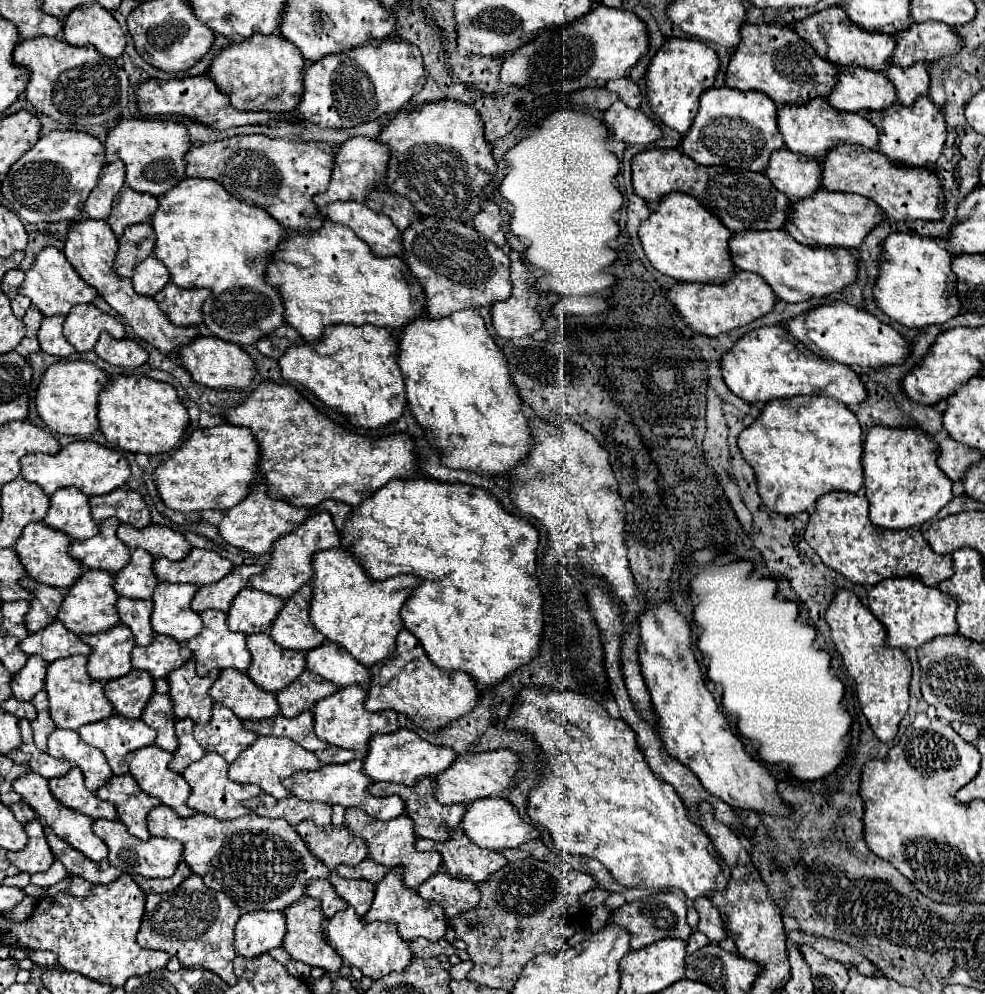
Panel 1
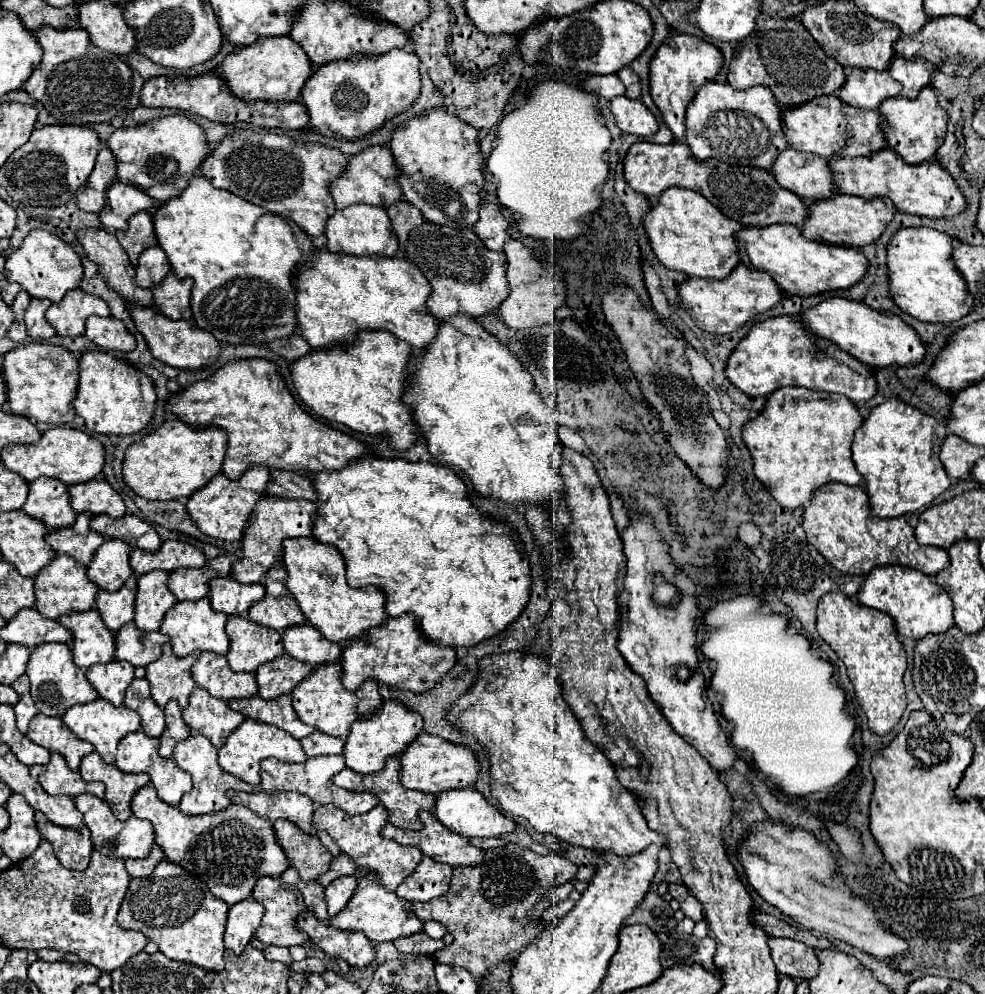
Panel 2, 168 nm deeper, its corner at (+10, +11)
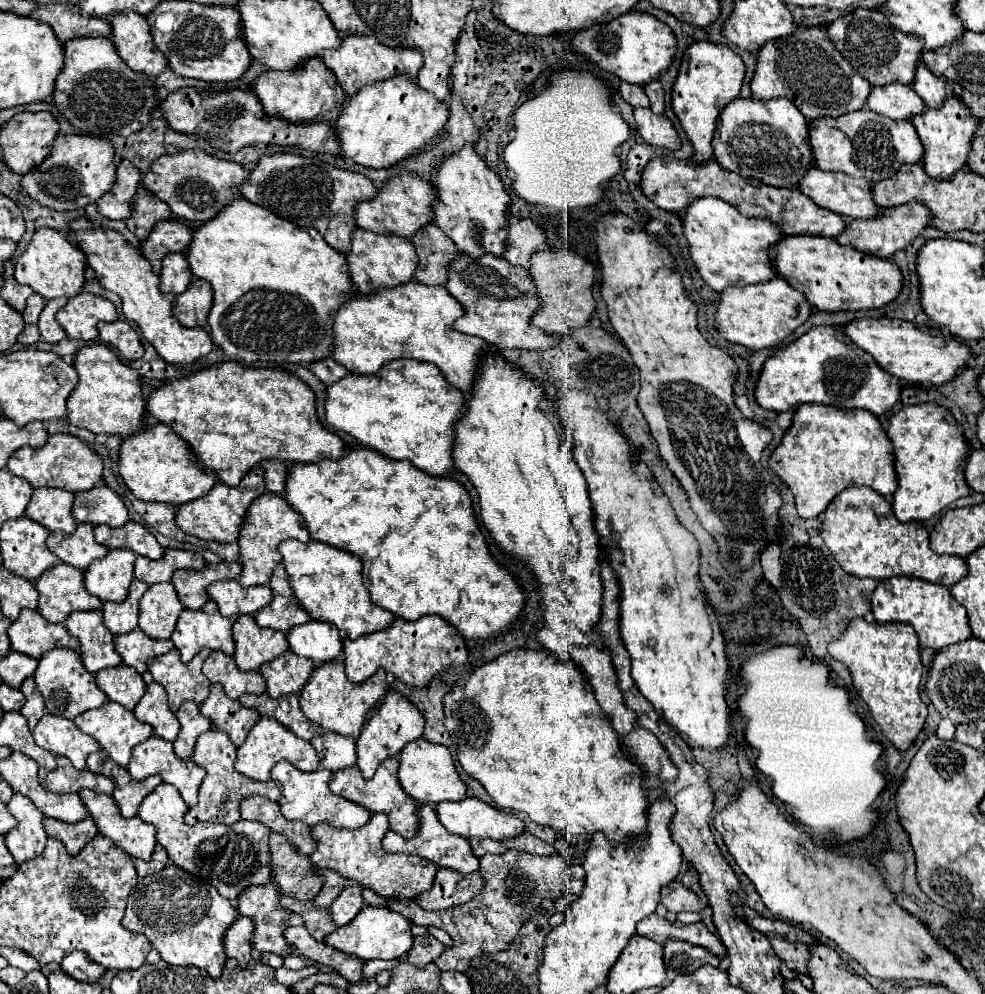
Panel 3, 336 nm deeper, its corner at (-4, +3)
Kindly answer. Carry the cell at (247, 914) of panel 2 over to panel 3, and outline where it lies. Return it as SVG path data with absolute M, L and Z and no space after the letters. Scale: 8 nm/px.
M238 916L238 920L234 920L234 926L230 926L226 930L226 936L222 938L226 956L236 958L240 968L246 968L246 964L250 960L252 932L254 932L254 922L246 916Z

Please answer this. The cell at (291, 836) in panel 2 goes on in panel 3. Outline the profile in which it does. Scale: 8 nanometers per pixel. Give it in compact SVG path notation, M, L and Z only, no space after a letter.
M270 834L270 870L272 880L280 888L280 894L294 896L296 900L314 900L322 888L322 880L312 876L312 864L308 856L300 856L286 836Z

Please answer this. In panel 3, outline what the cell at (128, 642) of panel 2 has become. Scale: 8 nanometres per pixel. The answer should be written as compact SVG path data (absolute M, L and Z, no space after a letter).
M134 628L128 634L114 638L114 648L122 656L126 666L132 666L140 674L148 670L148 658L162 656L172 648L170 640L154 640L140 632L140 628Z

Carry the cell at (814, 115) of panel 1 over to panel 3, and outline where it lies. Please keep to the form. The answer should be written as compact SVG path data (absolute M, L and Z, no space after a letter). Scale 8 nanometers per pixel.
M866 106L862 110L838 116L838 118L820 118L812 122L810 128L810 146L814 152L814 164L820 170L844 172L854 178L864 178L868 182L878 182L894 176L902 164L922 162L922 144L918 134L908 120L890 120L870 112Z

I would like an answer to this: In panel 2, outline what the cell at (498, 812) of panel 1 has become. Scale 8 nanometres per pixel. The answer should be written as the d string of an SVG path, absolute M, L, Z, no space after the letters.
M466 788L466 790L448 790L438 796L436 806L434 806L434 816L452 832L458 832L466 838L490 838L490 836L502 836L508 834L516 828L514 820L504 816L498 808L494 808L484 794L480 794L476 788Z

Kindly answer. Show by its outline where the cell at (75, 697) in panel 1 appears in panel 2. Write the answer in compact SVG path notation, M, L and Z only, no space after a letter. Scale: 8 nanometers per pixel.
M40 644L32 650L26 674L30 678L32 700L38 712L46 716L64 716L64 712L76 704L86 704L98 698L98 692L90 686L86 672L72 662L72 650L68 644Z

